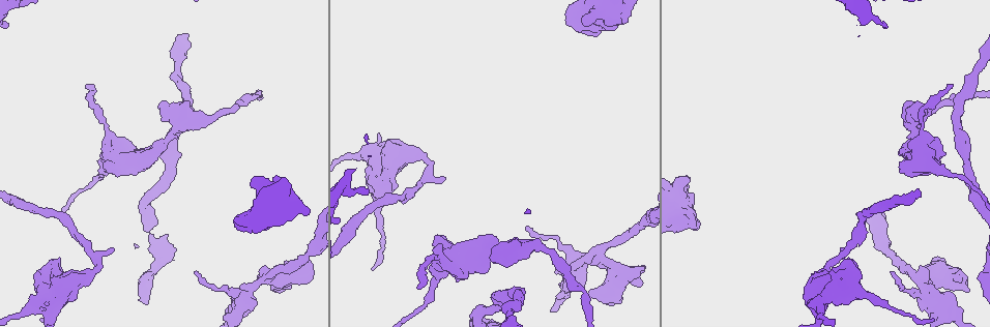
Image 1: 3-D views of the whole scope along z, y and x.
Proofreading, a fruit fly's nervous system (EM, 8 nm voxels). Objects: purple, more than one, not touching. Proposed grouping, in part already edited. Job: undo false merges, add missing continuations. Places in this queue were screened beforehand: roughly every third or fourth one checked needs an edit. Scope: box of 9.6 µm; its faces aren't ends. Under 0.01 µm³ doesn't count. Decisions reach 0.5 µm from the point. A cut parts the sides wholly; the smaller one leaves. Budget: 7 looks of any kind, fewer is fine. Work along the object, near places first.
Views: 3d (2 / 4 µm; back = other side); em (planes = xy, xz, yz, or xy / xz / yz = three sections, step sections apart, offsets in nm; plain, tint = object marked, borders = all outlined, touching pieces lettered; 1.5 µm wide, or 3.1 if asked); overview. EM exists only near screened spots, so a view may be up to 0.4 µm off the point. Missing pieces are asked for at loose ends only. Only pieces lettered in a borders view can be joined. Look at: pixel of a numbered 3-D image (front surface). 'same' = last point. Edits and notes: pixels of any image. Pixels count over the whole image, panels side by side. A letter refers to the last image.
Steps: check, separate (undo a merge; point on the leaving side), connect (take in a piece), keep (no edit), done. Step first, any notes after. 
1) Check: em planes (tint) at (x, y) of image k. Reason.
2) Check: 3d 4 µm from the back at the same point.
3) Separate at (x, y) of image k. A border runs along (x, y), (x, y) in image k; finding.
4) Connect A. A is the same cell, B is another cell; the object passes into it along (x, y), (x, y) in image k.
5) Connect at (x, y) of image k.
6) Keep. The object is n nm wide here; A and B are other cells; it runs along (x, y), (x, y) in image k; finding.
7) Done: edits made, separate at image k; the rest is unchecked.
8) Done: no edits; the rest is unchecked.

Check: 3d 4 µm at (111, 250) of image 1. An open end.

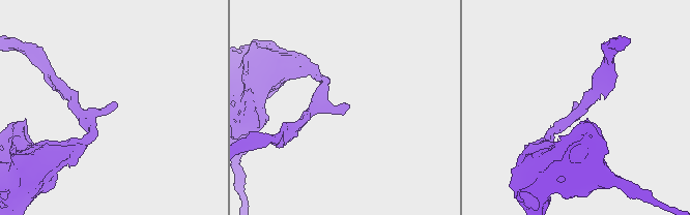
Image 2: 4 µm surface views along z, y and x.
Check: em planes (borders) at (574, 105) of image 2. Now the EM.

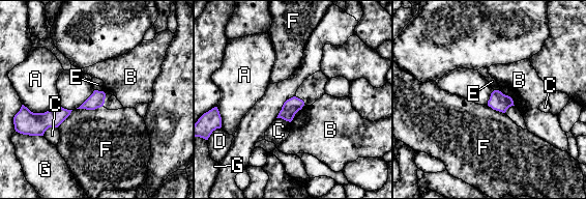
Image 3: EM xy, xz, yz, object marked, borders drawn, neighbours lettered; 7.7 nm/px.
Keep. The object is 120 nm wide here; A, B, C, D, E, F and G are other cells; a border runs along (101, 106), (95, 109), (77, 109) in image 3; no lettered piece goes on from it.

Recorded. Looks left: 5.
Check: em planes (borders) at (894, 271) of image 1. Thin end.

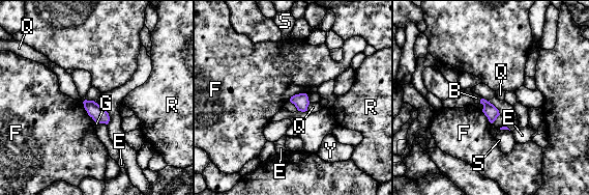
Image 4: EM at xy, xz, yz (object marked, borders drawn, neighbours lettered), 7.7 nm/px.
Keep. The longest contact is with F, 200 nm; B, E, F, G, Q, R, S and Y are other cells; a border runs along (82, 102), (86, 112), (96, 122) in image 4; none of them fits.

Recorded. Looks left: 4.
Check: em planes (borders) at (938, 139) of image 1. Branch stops here.

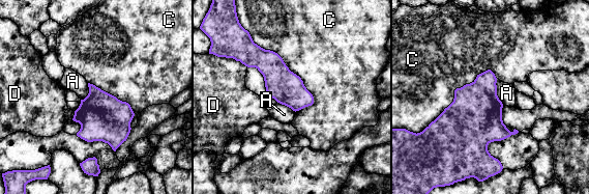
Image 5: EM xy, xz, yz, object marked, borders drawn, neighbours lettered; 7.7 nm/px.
Keep. The longest contact is with C, 700 nm; A, C and D are other cells; a border runs along (251, 37), (300, 78), (311, 106) in image 5; no lettered piece goes on from it.

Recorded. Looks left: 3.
Done: no edits; the rest is unchecked.

